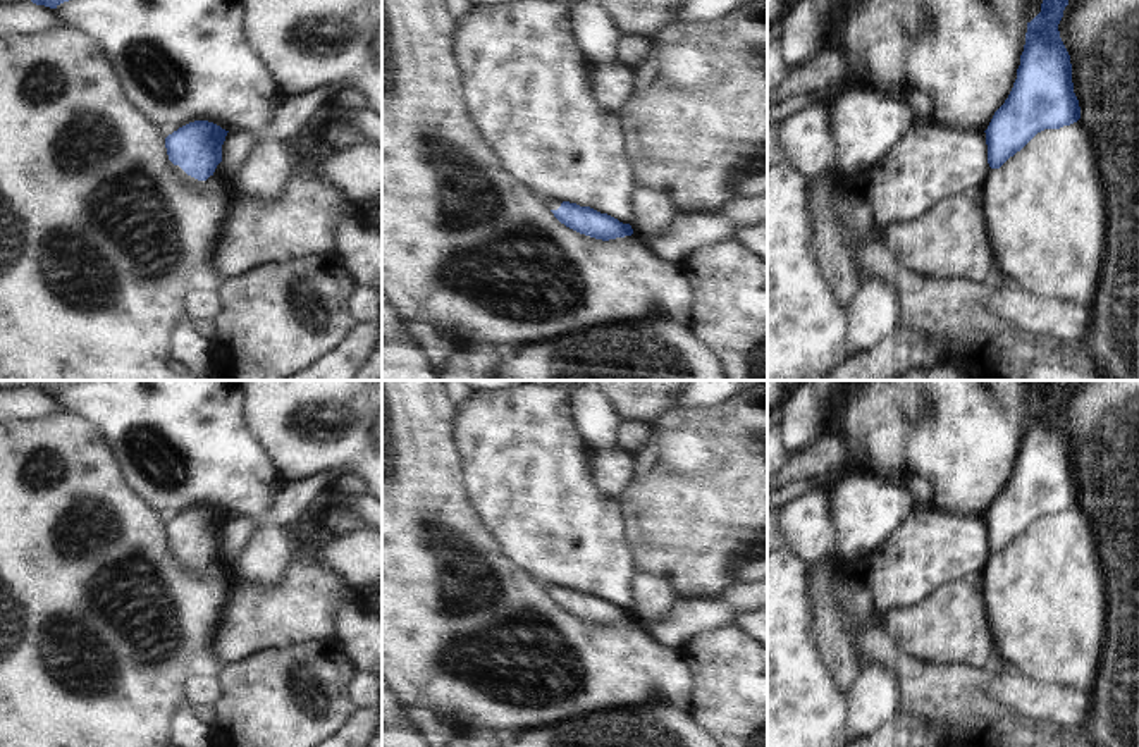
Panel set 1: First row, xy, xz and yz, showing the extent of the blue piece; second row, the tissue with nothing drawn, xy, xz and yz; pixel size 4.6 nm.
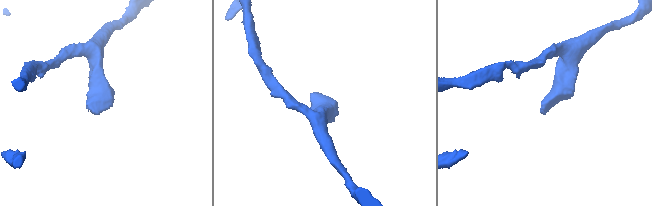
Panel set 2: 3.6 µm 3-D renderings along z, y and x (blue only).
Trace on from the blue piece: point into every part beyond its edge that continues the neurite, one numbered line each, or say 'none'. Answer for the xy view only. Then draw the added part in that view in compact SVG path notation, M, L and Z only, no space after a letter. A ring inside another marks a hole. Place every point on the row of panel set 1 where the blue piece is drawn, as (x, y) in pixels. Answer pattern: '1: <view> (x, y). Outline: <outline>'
1: xy (179, 172). Outline: M170 162L170 165L172 165L172 170L175 172L175 176L181 181L188 182L191 188L201 189L206 184L206 181L198 181L198 179L188 176L179 165L174 165L172 162Z

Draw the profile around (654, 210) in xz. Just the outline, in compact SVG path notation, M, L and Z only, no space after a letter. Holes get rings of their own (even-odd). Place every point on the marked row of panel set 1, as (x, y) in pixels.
M637 184L630 203L635 215L631 229L642 241L662 232L678 213L666 193L640 184Z

